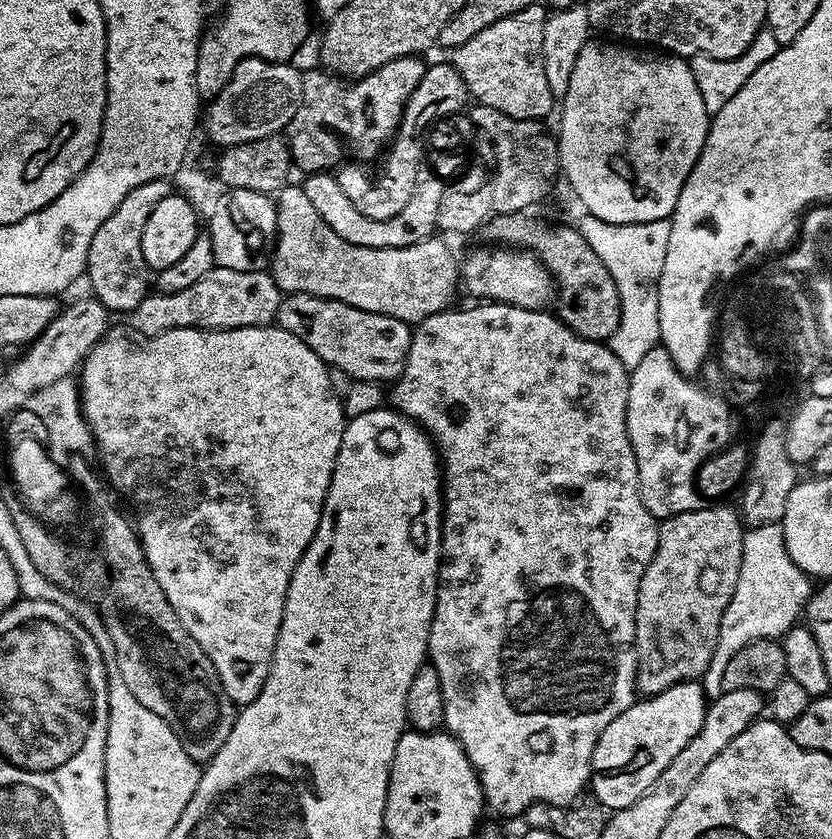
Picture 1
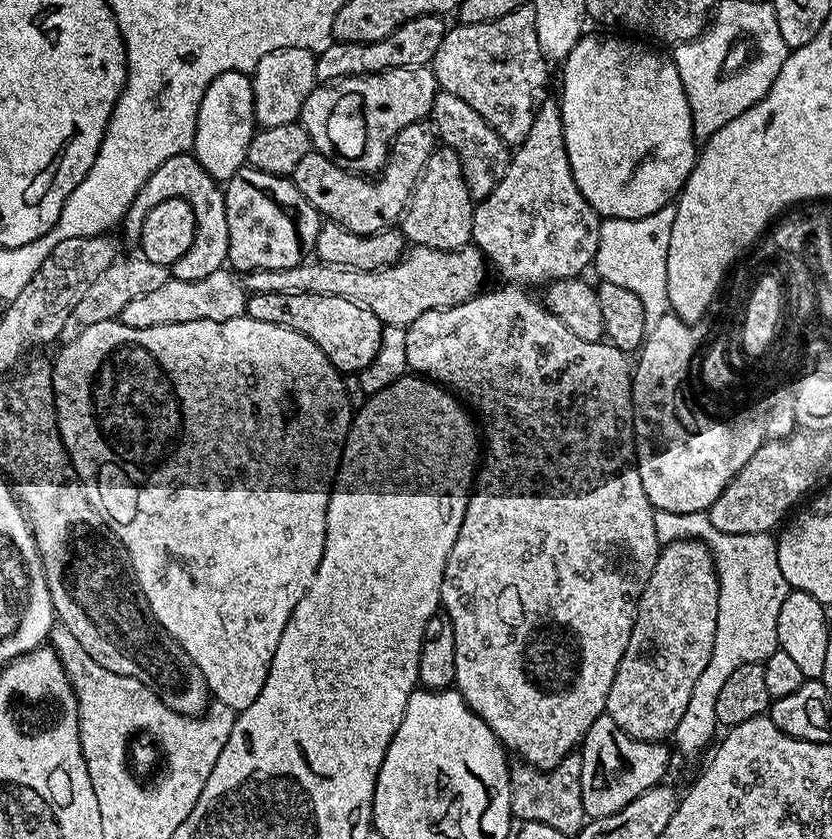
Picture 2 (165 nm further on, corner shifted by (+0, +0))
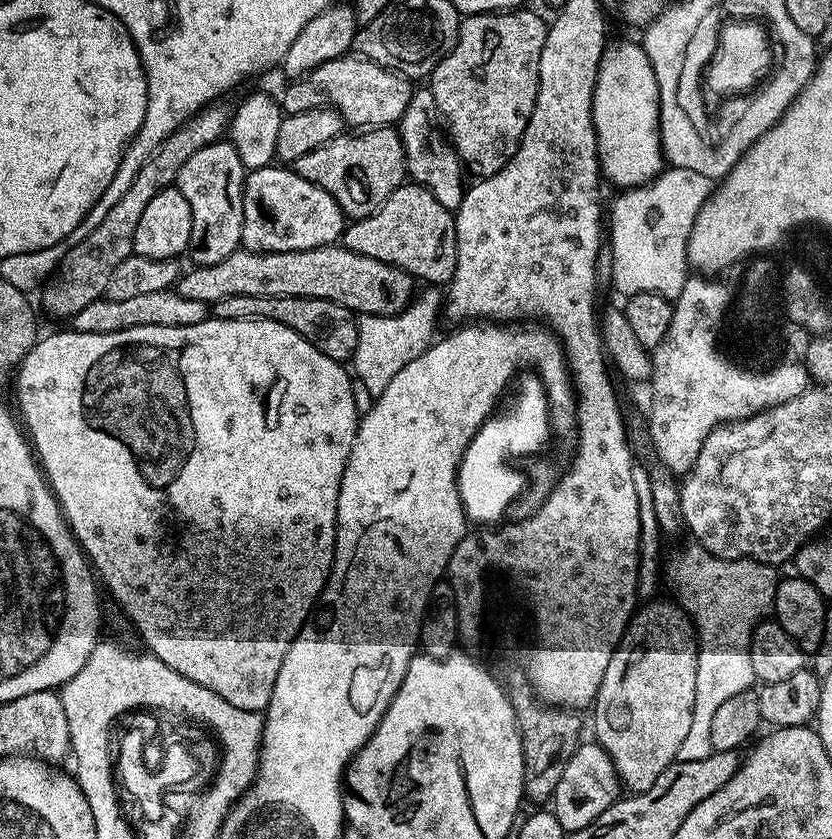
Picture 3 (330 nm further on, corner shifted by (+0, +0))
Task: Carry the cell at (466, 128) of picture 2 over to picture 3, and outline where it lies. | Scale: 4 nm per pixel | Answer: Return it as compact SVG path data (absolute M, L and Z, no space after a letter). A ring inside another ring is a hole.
M417 87L410 98L410 106L406 106L406 114L402 114L398 131L404 147L404 157L408 167L407 175L415 183L430 190L430 194L434 194L434 198L438 198L442 206L455 210L460 207L466 191L466 183L464 184L466 169L461 164L460 156L452 147L449 137L442 131L438 123L439 116L440 111L434 102L431 87Z

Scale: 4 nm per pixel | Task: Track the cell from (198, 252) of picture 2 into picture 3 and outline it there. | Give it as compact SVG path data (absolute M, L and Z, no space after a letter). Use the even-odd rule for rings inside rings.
M224 138L198 150L198 154L194 154L194 158L189 158L182 166L175 187L180 189L182 198L186 198L186 202L190 202L194 238L188 243L186 256L187 259L192 259L193 265L222 262L222 258L230 258L230 254L234 254L241 247L245 175L246 169L242 158L238 158L238 150Z

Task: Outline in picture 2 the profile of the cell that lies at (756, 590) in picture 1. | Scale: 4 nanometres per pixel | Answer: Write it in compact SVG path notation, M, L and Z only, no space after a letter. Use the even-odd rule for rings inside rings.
M670 510L656 511L654 534L658 534L661 546L675 540L703 540L712 551L716 573L720 579L714 650L710 654L710 662L706 662L706 670L702 670L698 682L694 682L686 714L682 714L682 719L678 721L678 726L670 737L671 743L676 743L678 751L692 756L699 748L713 743L712 735L718 731L718 694L726 678L730 678L730 674L734 674L738 666L761 663L761 654L769 656L778 651L778 610L782 610L782 602L788 597L790 589L778 566L775 535L766 532L726 534L716 529L707 512L670 514Z

